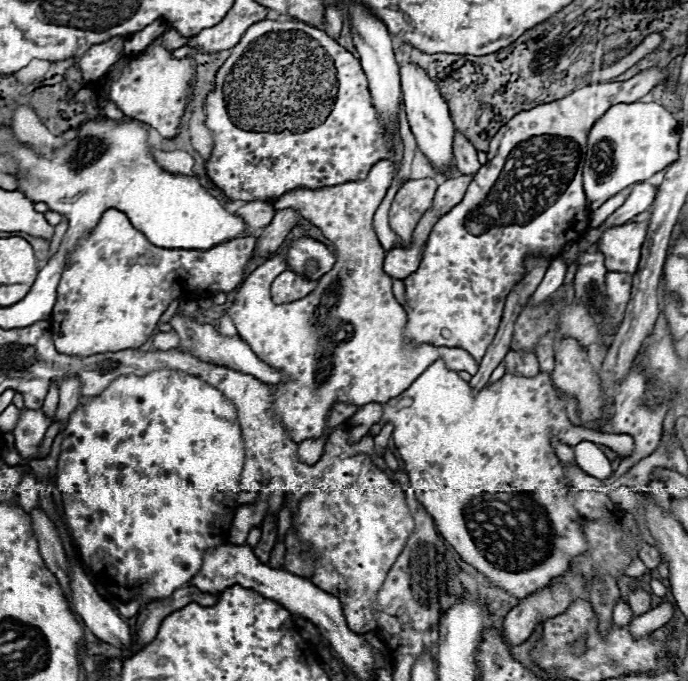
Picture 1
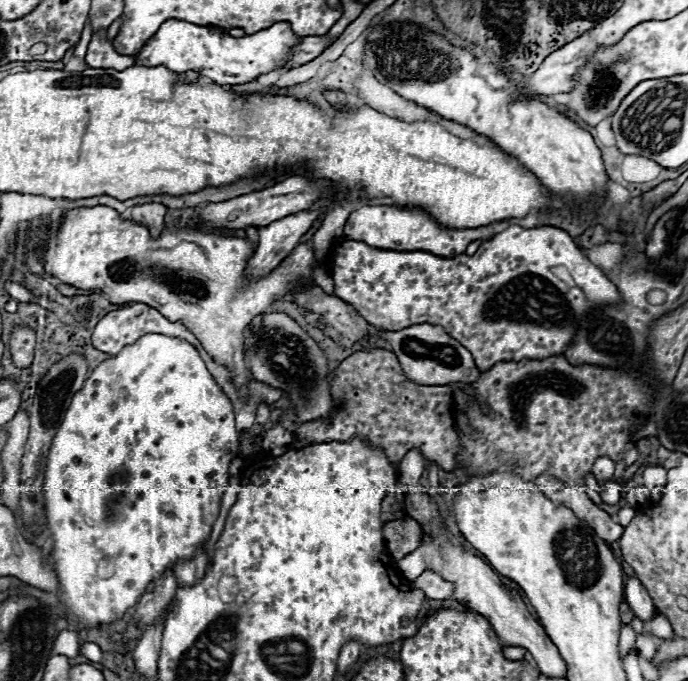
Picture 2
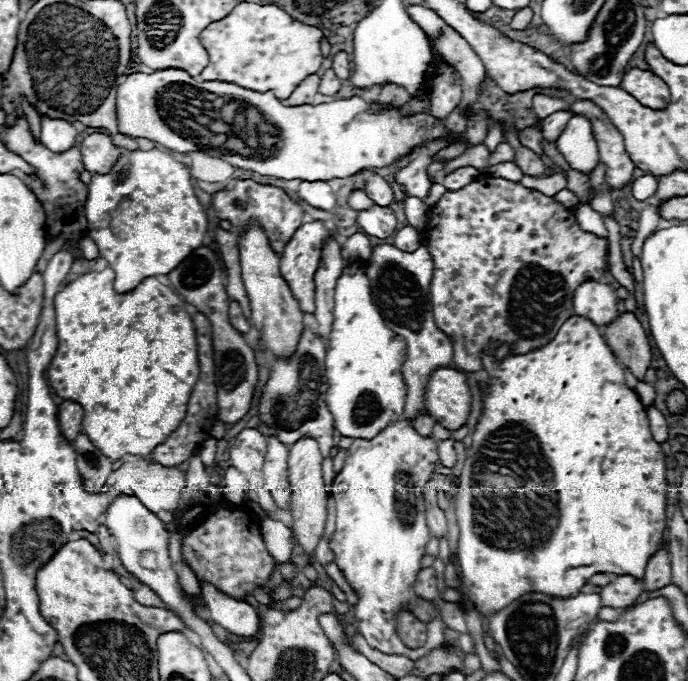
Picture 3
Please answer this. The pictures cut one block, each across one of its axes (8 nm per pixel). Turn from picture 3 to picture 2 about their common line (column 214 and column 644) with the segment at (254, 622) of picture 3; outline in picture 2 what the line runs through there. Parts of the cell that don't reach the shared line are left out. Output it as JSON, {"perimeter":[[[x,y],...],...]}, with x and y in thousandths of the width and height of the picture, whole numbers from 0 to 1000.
{"perimeter":[[[927,849],[913,852],[913,858],[910,858],[910,884],[933,913],[942,913],[953,905],[953,893],[948,887],[948,878],[939,872],[939,863],[930,858]]]}

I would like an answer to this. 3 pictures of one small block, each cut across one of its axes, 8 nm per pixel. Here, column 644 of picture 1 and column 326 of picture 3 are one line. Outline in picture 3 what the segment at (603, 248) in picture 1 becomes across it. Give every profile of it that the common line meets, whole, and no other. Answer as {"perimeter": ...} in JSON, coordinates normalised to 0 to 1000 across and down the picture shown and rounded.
{"perimeter":[[[448,326],[439,329],[427,347],[422,349],[422,355],[413,361],[413,370],[407,376],[407,399],[410,408],[419,414],[427,438],[436,443],[436,452],[448,461],[456,461],[459,449],[456,449],[456,402],[462,396],[462,385],[465,385],[465,370],[468,370],[468,358],[474,355],[474,349],[480,347],[477,335],[471,326]]]}

